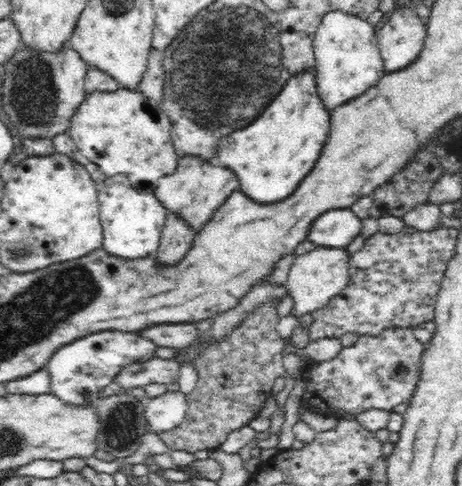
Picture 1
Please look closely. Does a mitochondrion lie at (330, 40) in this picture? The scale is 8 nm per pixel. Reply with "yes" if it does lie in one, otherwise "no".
no

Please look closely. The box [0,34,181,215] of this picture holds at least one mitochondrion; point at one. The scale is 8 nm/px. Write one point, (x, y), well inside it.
(35, 96)

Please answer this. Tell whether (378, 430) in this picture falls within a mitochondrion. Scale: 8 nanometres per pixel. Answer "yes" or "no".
no

